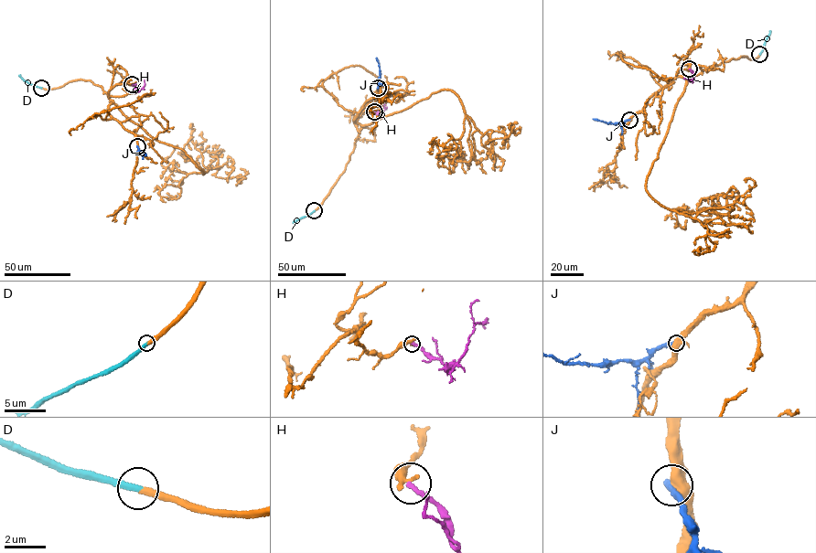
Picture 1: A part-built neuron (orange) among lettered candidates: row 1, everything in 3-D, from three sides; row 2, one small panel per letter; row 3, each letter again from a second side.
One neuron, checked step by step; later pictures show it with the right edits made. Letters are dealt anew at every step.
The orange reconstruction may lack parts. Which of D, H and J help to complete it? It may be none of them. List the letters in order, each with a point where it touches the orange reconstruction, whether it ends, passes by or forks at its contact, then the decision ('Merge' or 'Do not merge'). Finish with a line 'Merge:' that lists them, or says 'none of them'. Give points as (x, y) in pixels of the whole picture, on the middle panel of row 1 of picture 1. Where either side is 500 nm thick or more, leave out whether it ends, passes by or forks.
D: Touches orange at (314, 210). It ends there. Merge
H: Touches orange at (374, 111). It ends there. Do not merge
J: Touches orange at (378, 88). It ends there. Do not merge
Merge: D

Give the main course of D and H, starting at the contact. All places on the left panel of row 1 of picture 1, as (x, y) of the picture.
D: (41, 88), (29, 84), (18, 75)
H: (132, 84), (138, 91), (143, 87), (144, 79)

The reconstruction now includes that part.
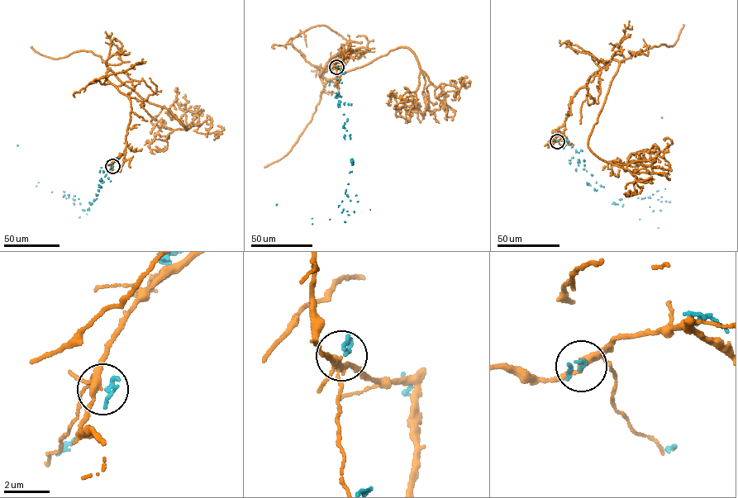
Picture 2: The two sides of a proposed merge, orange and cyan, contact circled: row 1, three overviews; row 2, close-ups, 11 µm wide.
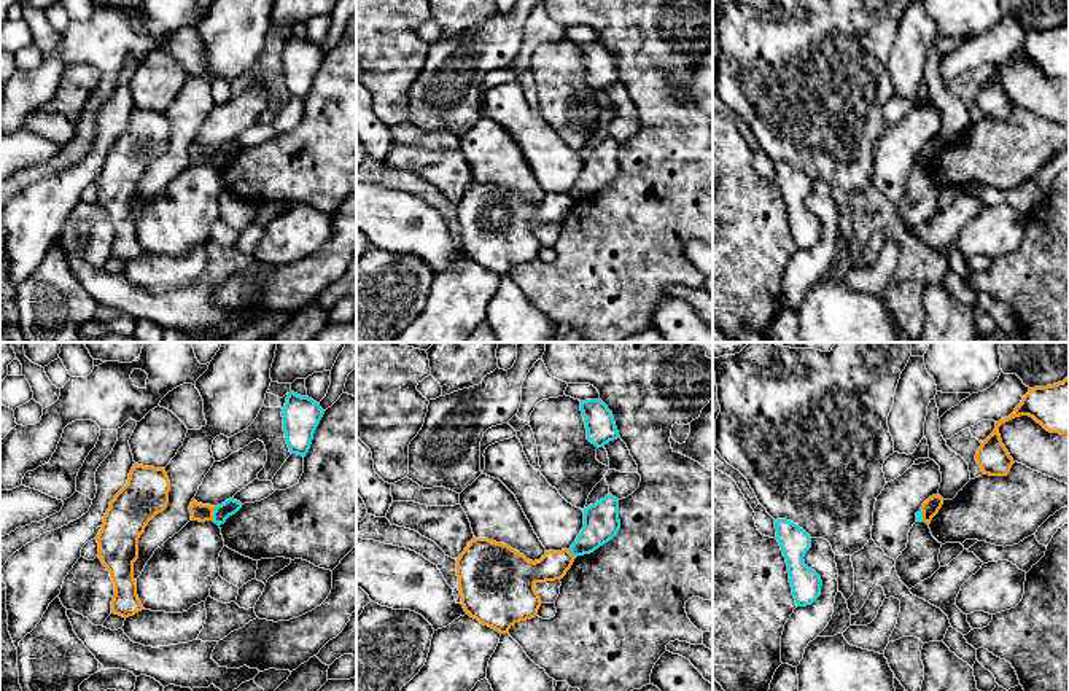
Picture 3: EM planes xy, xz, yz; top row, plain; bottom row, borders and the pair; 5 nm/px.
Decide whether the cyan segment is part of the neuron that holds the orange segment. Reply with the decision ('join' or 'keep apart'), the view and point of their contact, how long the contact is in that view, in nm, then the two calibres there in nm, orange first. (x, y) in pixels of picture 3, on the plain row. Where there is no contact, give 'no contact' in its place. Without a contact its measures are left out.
keep apart; meets orange in xy at (212, 156); contact 80 nm long; 90 nm thick on the orange side, 80 nm on the other

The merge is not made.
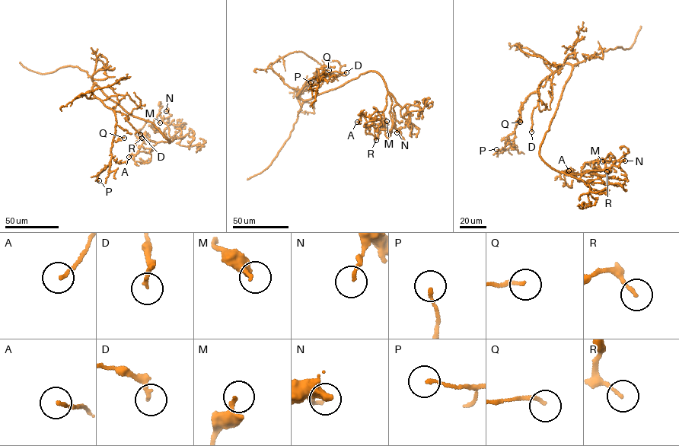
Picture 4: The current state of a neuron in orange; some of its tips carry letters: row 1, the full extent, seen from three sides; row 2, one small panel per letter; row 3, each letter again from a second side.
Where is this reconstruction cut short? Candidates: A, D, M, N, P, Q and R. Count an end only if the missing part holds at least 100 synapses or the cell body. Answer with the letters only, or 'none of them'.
none of them

